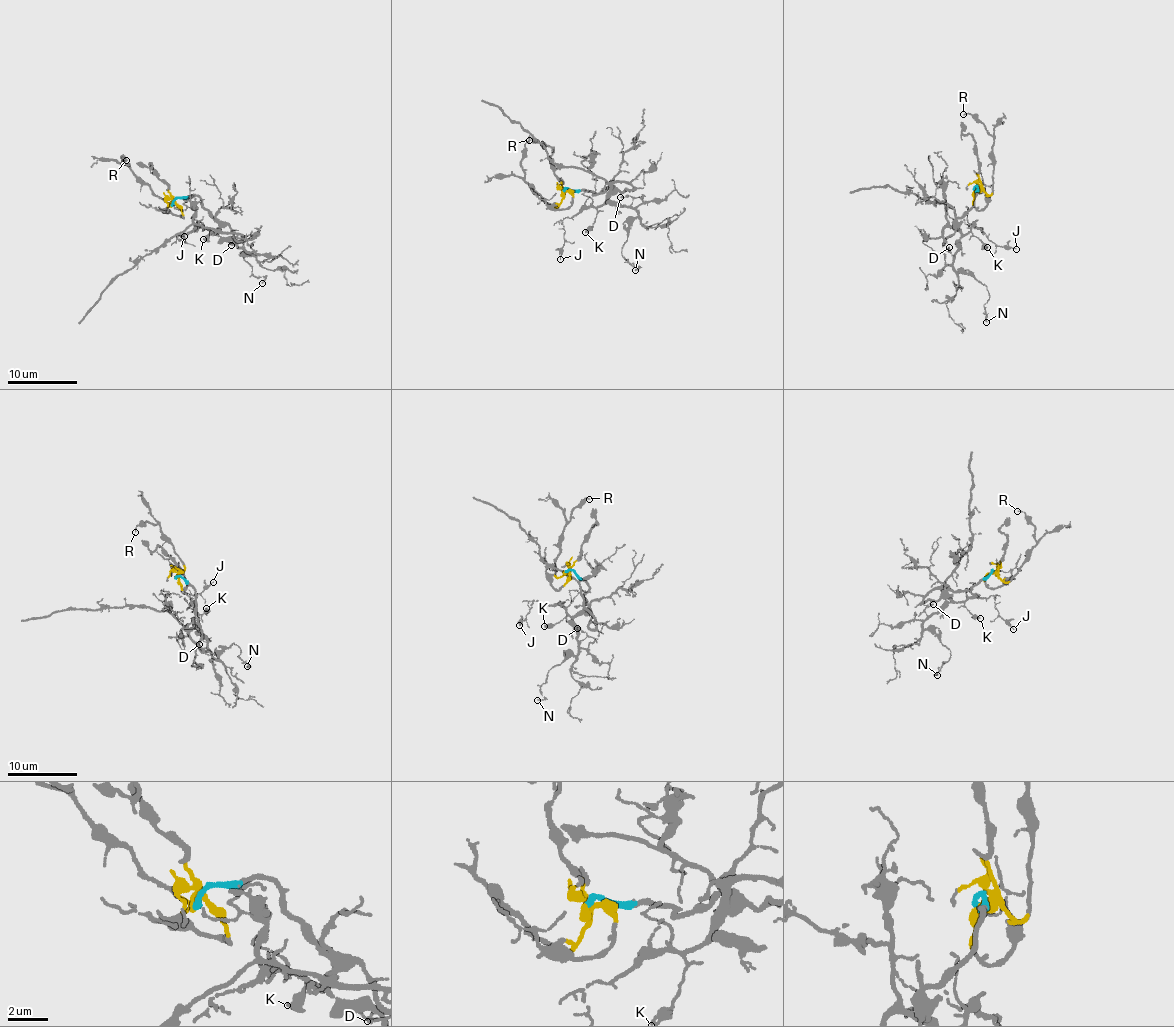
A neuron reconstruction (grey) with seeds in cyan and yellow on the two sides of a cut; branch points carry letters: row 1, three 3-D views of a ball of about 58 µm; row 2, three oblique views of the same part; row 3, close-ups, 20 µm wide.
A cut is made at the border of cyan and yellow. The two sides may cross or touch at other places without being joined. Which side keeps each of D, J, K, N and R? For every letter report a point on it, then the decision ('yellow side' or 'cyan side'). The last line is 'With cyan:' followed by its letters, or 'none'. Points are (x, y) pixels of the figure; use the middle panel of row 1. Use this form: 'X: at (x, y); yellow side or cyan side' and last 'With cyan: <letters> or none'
D: at (620, 197); cyan side
J: at (560, 259); cyan side
K: at (585, 232); cyan side
N: at (635, 270); cyan side
R: at (529, 140); yellow side
With cyan: D, J, K, N

